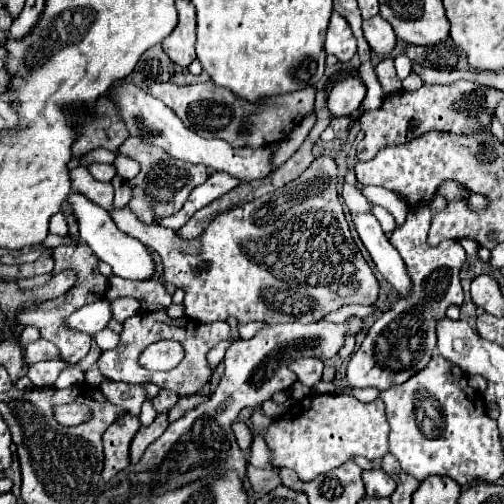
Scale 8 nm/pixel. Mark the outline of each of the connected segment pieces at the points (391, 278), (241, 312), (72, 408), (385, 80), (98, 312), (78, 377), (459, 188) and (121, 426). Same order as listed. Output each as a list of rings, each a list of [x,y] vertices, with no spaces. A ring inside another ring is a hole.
[[[360,213],[360,215],[352,215],[352,219],[354,219],[356,231],[358,231],[364,247],[372,255],[372,261],[378,267],[378,271],[398,291],[398,295],[406,299],[412,293],[412,279],[406,271],[402,257],[390,245],[388,237],[384,235],[376,217],[370,213]]]
[[[318,155],[300,177],[290,181],[290,185],[274,191],[272,195],[268,193],[242,207],[218,215],[206,227],[202,237],[194,241],[182,241],[172,229],[166,229],[162,225],[140,223],[128,207],[112,211],[112,183],[96,181],[88,173],[88,169],[70,169],[70,183],[72,191],[86,193],[86,197],[110,211],[120,231],[140,239],[144,245],[150,245],[154,251],[158,251],[164,265],[164,281],[186,291],[184,313],[200,323],[228,321],[230,317],[234,317],[238,325],[246,325],[250,321],[314,323],[344,305],[374,305],[380,295],[378,279],[358,251],[350,227],[346,223],[342,203],[336,191],[338,165],[330,155]]]
[[[81,403],[64,404],[54,408],[60,425],[78,425],[92,416],[92,411]]]
[[[388,57],[388,59],[384,59],[384,61],[380,61],[376,65],[376,75],[378,75],[378,81],[380,81],[380,85],[382,85],[382,89],[384,89],[386,95],[392,95],[392,93],[396,93],[396,91],[402,89],[400,81],[396,77],[396,71],[394,71],[392,57]]]
[[[100,299],[72,313],[66,319],[66,327],[88,333],[88,335],[96,335],[98,331],[102,331],[108,325],[108,321],[110,321],[110,303]]]
[[[70,365],[68,369],[64,369],[64,371],[58,375],[54,387],[64,389],[64,387],[70,387],[70,385],[80,385],[80,383],[84,383],[84,375],[82,375],[80,365]]]
[[[444,181],[444,183],[438,187],[438,193],[440,193],[442,197],[446,197],[448,201],[454,201],[454,199],[466,197],[470,191],[468,191],[464,185],[460,185],[458,181]]]
[[[124,413],[102,435],[102,443],[104,443],[102,479],[104,481],[110,481],[118,471],[128,467],[128,447],[138,429],[140,429],[140,419],[136,415]]]

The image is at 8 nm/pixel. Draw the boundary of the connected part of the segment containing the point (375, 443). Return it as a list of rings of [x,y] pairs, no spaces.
[[[312,393],[278,417],[268,427],[264,439],[274,451],[276,467],[294,469],[302,481],[310,481],[358,455],[370,461],[382,459],[388,453],[388,431],[385,407],[380,399],[362,403],[352,395],[328,397]]]

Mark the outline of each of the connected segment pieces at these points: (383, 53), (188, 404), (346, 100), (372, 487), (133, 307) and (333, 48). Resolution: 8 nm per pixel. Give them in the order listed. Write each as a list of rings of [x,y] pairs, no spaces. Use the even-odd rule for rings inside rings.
[[[380,15],[366,19],[362,29],[364,29],[364,37],[366,37],[370,49],[378,57],[388,57],[392,53],[392,49],[396,47],[396,33],[394,33],[392,25],[386,19],[382,19]]]
[[[199,393],[180,397],[180,403],[178,403],[170,413],[168,413],[168,423],[178,421],[184,413],[188,413],[189,410],[195,408],[205,400],[206,396]]]
[[[350,77],[344,81],[338,81],[328,97],[328,111],[334,117],[344,117],[344,115],[352,115],[362,99],[366,95],[366,85],[360,77]]]
[[[370,469],[362,471],[362,481],[366,487],[366,495],[370,497],[390,497],[390,491],[394,491],[394,479],[386,475],[382,469]]]
[[[118,297],[112,301],[112,319],[124,323],[128,317],[138,313],[138,309],[140,309],[140,305],[134,297]]]
[[[332,13],[324,47],[326,53],[336,55],[340,61],[350,61],[356,55],[356,37],[350,25],[346,25],[346,19],[338,13]]]

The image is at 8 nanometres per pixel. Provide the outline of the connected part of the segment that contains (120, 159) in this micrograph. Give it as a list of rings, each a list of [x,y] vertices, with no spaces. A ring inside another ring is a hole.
[[[120,153],[116,155],[114,167],[116,167],[118,175],[120,175],[120,177],[124,177],[124,179],[132,179],[132,177],[136,177],[136,173],[140,171],[140,165],[138,165],[134,159],[128,159],[128,157],[120,155]]]

